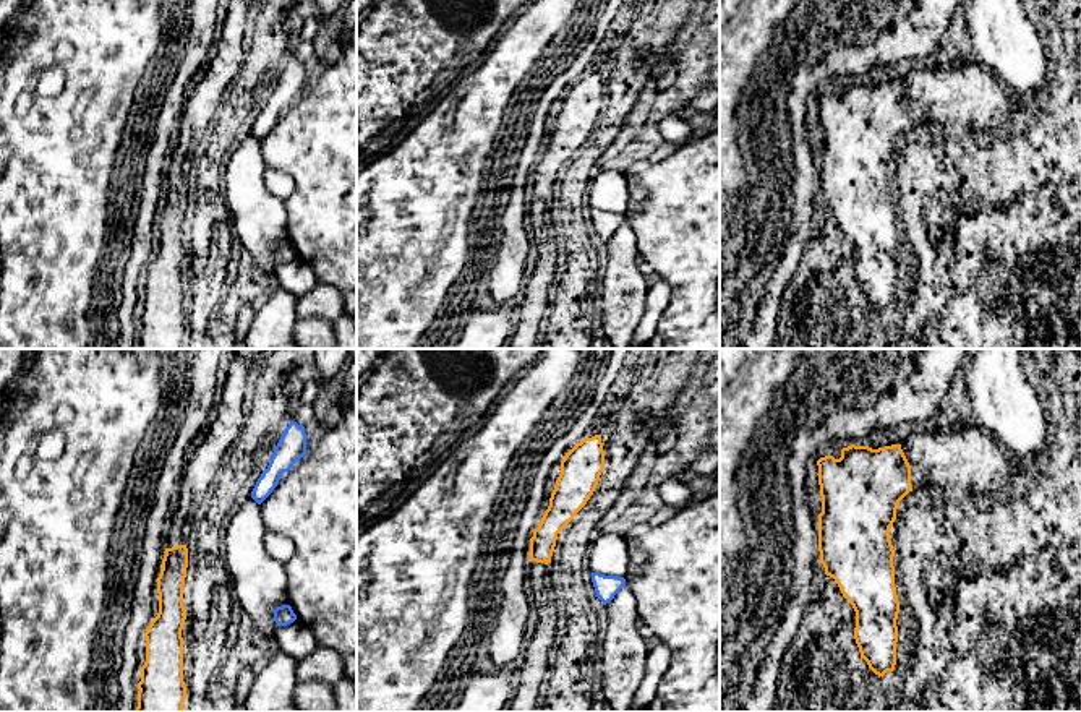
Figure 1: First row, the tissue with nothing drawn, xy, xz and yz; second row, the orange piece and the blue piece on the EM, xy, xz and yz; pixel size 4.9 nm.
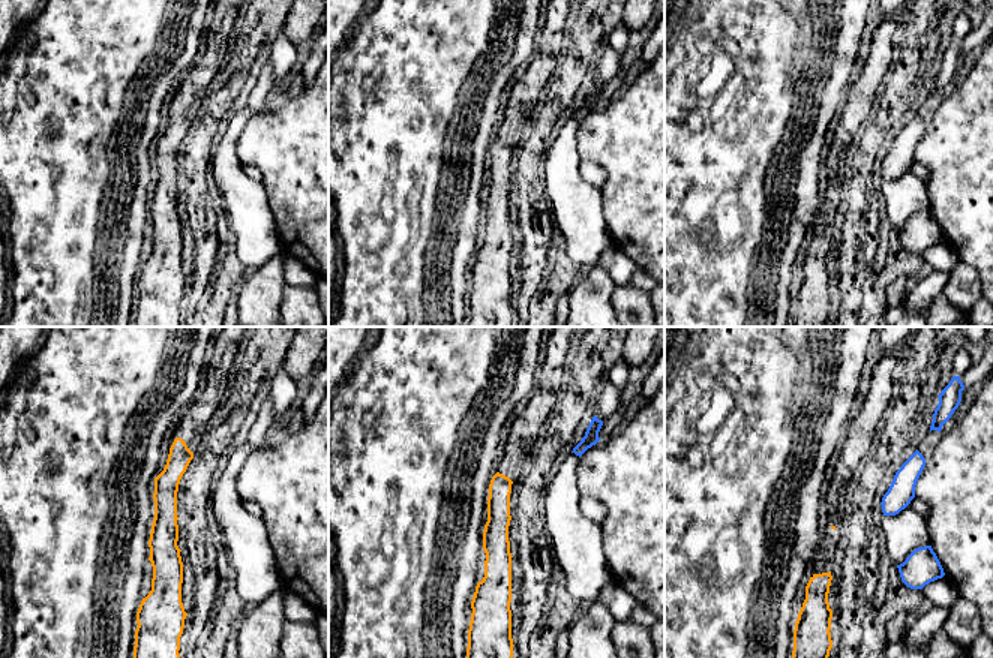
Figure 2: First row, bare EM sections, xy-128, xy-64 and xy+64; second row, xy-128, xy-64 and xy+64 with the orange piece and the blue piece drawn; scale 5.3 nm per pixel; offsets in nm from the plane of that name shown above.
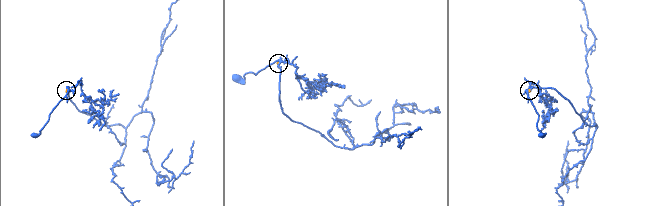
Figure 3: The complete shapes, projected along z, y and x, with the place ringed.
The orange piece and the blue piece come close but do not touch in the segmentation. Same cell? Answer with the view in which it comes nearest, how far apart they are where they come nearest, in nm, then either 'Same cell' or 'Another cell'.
Closest in xz. Distance 220 nm. Another cell

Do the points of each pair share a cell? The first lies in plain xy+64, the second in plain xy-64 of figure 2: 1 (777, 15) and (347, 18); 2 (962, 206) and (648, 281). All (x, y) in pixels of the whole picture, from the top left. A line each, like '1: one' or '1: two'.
1: two
2: two

